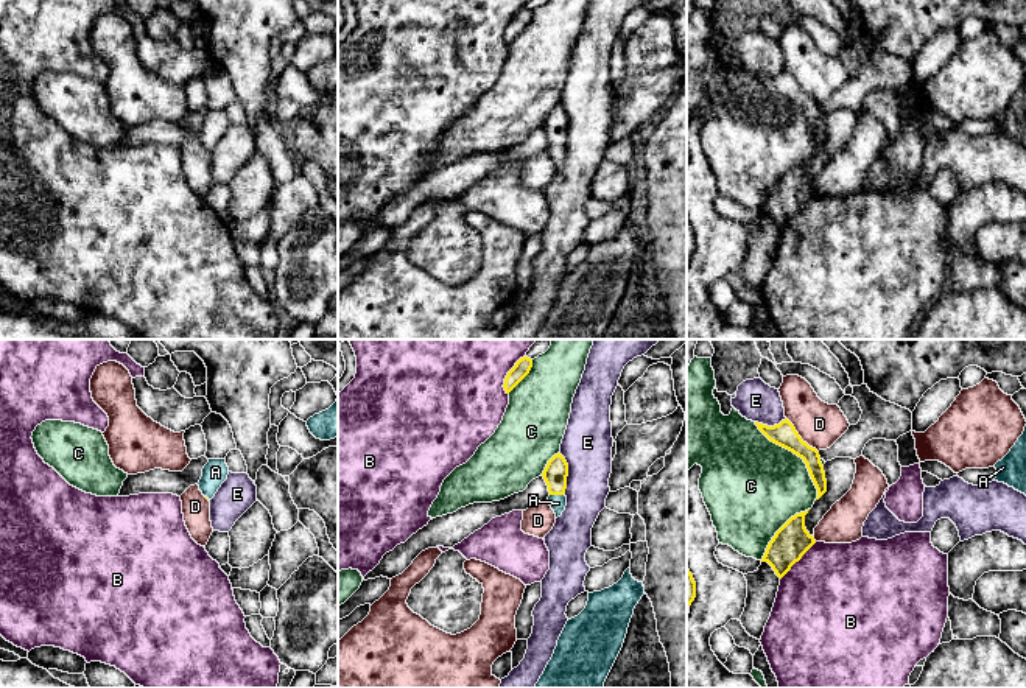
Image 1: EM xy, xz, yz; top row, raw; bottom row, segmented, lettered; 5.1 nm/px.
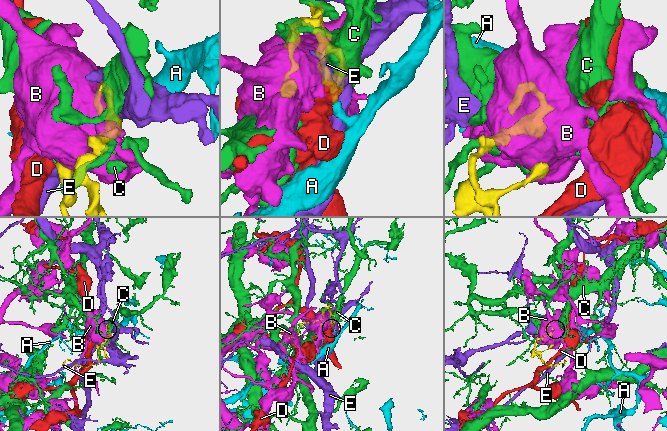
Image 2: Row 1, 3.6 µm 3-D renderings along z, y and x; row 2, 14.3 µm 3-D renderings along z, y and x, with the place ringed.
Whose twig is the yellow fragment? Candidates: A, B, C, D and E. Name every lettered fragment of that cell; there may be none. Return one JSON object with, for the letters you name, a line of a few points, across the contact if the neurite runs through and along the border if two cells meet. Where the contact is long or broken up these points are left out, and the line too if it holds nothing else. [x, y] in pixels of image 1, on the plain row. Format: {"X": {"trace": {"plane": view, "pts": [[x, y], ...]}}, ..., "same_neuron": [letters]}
{"A": {"trace": {"plane": "xz", "pts": [[556, 122], [556, 145], [558, 154]]}}, "same_neuron": ["A"]}

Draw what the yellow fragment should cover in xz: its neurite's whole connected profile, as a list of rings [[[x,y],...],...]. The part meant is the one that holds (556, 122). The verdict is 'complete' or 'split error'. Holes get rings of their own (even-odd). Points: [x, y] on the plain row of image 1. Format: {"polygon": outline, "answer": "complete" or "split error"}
{"polygon": [[[560,104],[554,106],[548,112],[542,128],[550,143],[546,154],[551,157],[557,170],[562,167],[567,157],[565,140],[567,140],[568,115],[565,109]]], "answer": "split error"}

